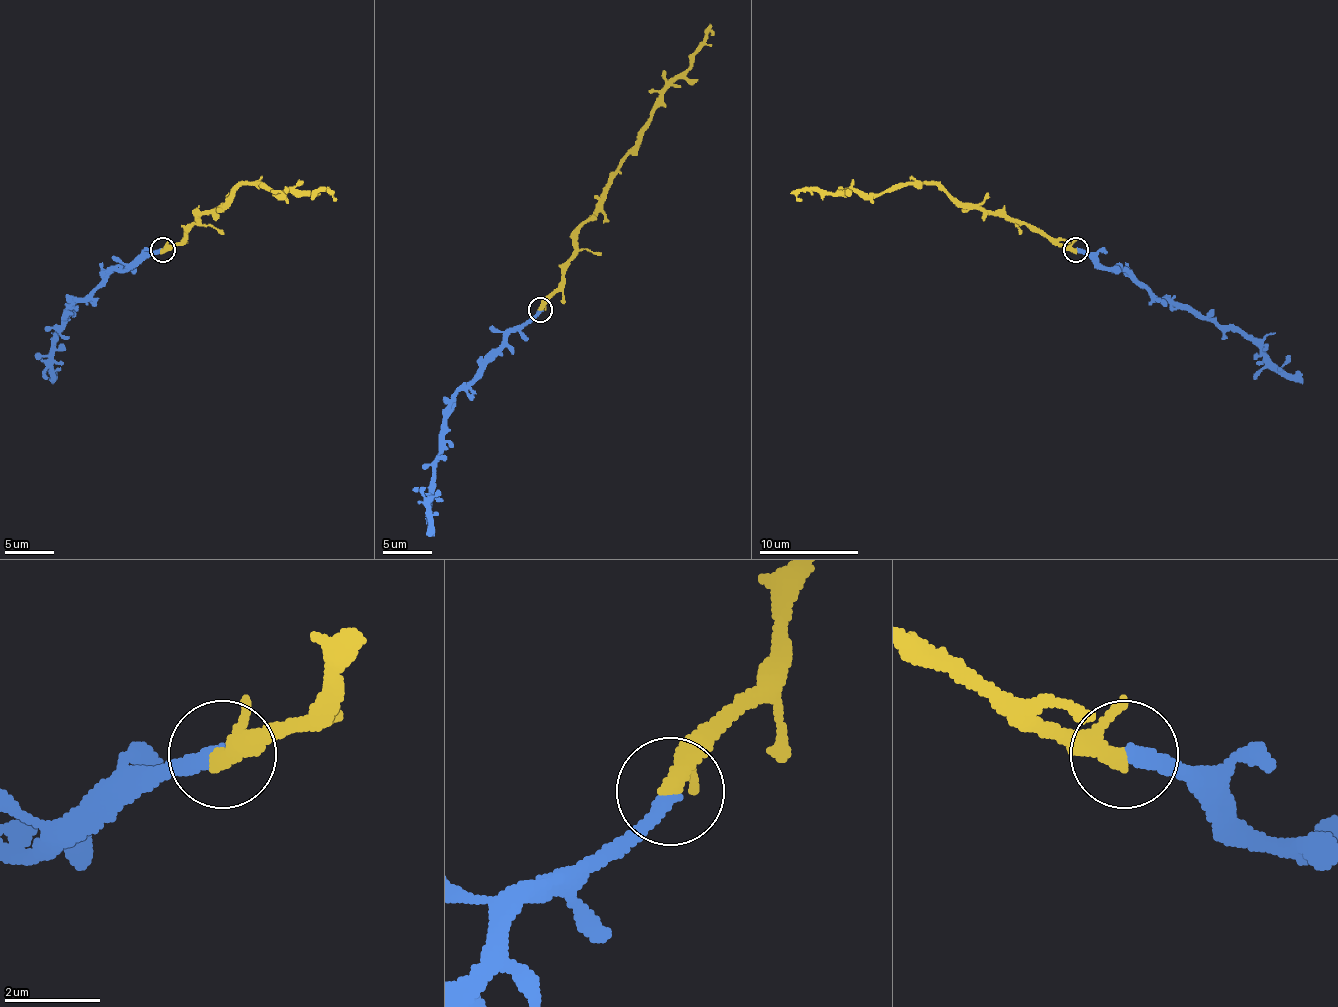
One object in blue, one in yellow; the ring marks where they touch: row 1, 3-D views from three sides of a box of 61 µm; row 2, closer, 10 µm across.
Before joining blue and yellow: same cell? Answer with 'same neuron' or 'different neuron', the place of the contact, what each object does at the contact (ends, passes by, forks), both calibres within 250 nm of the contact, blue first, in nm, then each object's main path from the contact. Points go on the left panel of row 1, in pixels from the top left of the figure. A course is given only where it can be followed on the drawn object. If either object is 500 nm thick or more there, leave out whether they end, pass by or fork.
same neuron | (163, 250) | blue ends | yellow passes by | 340/280 nm | blue via (163, 248), (131, 268), (114, 268), (84, 297), (77, 300), (57, 327), (52, 384) | yellow via (163, 250), (242, 184), (260, 184), (272, 194), (326, 191), (336, 201)

